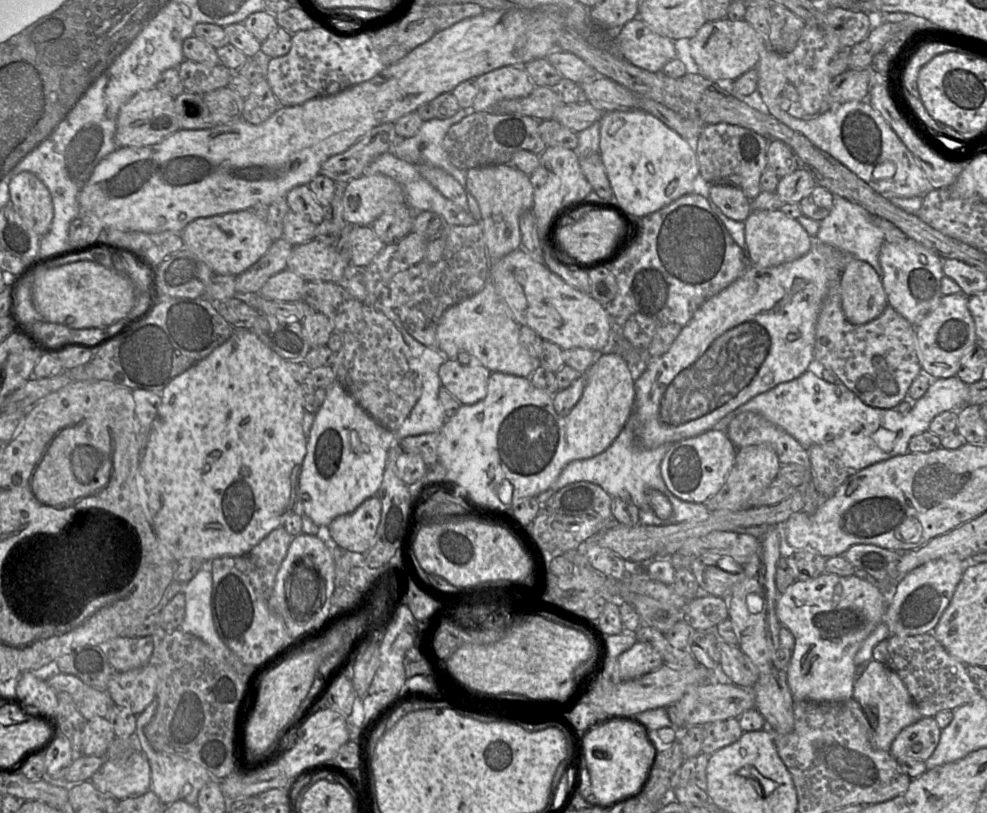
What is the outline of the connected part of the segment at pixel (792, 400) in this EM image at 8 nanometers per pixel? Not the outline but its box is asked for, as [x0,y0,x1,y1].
[713,369,970,471]

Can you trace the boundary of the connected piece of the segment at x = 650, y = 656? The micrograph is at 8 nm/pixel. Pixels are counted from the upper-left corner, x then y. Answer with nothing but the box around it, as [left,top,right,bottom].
[617,642,664,680]

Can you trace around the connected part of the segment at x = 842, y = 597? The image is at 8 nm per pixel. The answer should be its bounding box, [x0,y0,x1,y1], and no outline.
[776,573,887,703]

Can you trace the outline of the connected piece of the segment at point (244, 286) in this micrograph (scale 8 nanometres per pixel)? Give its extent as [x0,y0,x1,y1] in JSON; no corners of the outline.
[236,237,293,294]

